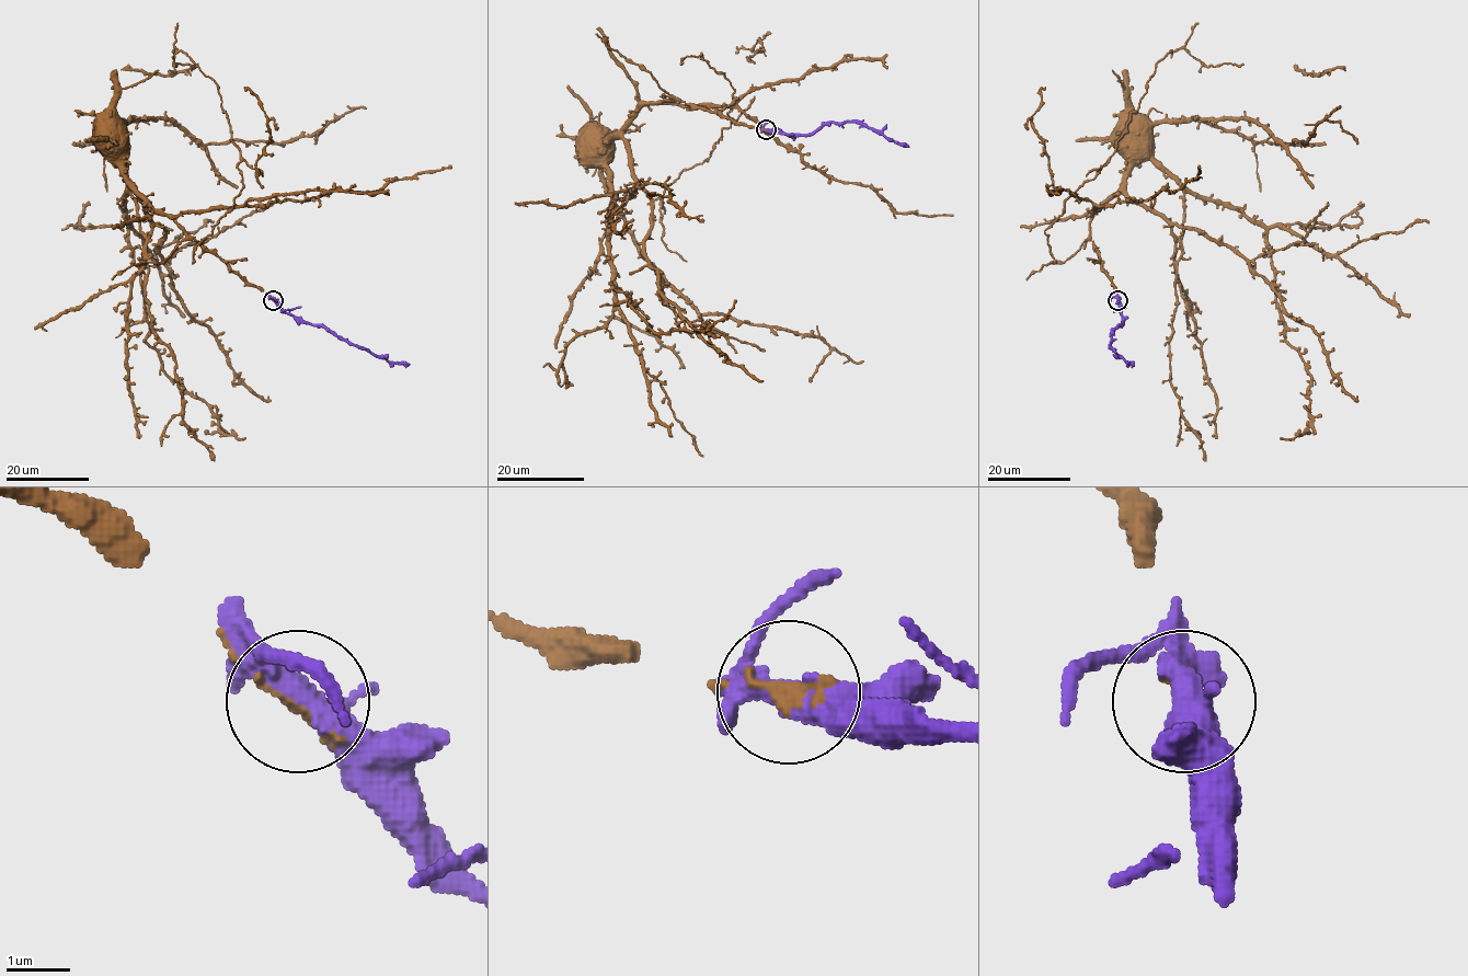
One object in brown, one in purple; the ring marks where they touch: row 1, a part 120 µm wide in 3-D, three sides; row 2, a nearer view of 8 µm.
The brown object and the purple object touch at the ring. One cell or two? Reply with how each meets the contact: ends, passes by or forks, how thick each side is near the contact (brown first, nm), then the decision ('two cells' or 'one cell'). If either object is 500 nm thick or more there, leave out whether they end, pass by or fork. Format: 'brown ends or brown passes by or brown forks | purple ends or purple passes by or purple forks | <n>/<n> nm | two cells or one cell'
brown ends | purple forks | 140/360 nm | one cell

